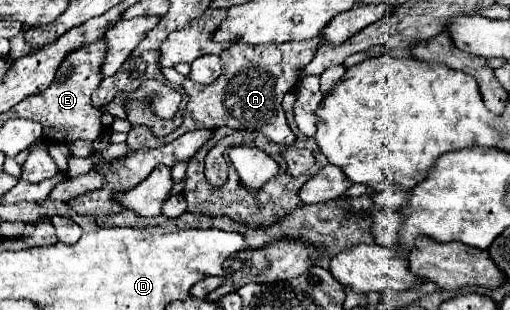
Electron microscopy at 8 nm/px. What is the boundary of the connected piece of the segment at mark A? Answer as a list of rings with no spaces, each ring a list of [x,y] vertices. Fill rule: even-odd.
[[[322,34],[314,36],[310,40],[300,40],[300,42],[286,42],[282,46],[276,46],[276,50],[280,50],[282,54],[282,62],[280,64],[272,64],[266,66],[266,62],[270,64],[270,60],[266,60],[266,50],[270,48],[270,44],[232,44],[228,50],[224,50],[220,54],[222,58],[222,74],[218,80],[214,80],[208,86],[196,84],[190,78],[184,80],[184,90],[190,96],[188,106],[184,110],[182,116],[182,126],[178,126],[172,134],[158,138],[154,136],[148,126],[132,126],[132,130],[128,132],[128,146],[130,152],[144,148],[144,146],[158,146],[154,142],[168,142],[178,138],[180,134],[186,134],[190,130],[198,130],[198,128],[218,128],[218,126],[230,126],[234,130],[256,130],[262,132],[264,136],[268,136],[272,142],[276,144],[284,144],[284,146],[292,146],[296,140],[296,134],[290,130],[290,126],[286,124],[284,118],[284,110],[280,106],[284,92],[292,90],[292,86],[296,84],[296,76],[298,76],[298,68],[304,66],[306,62],[310,62],[310,58],[316,52],[316,46],[322,42]]]

